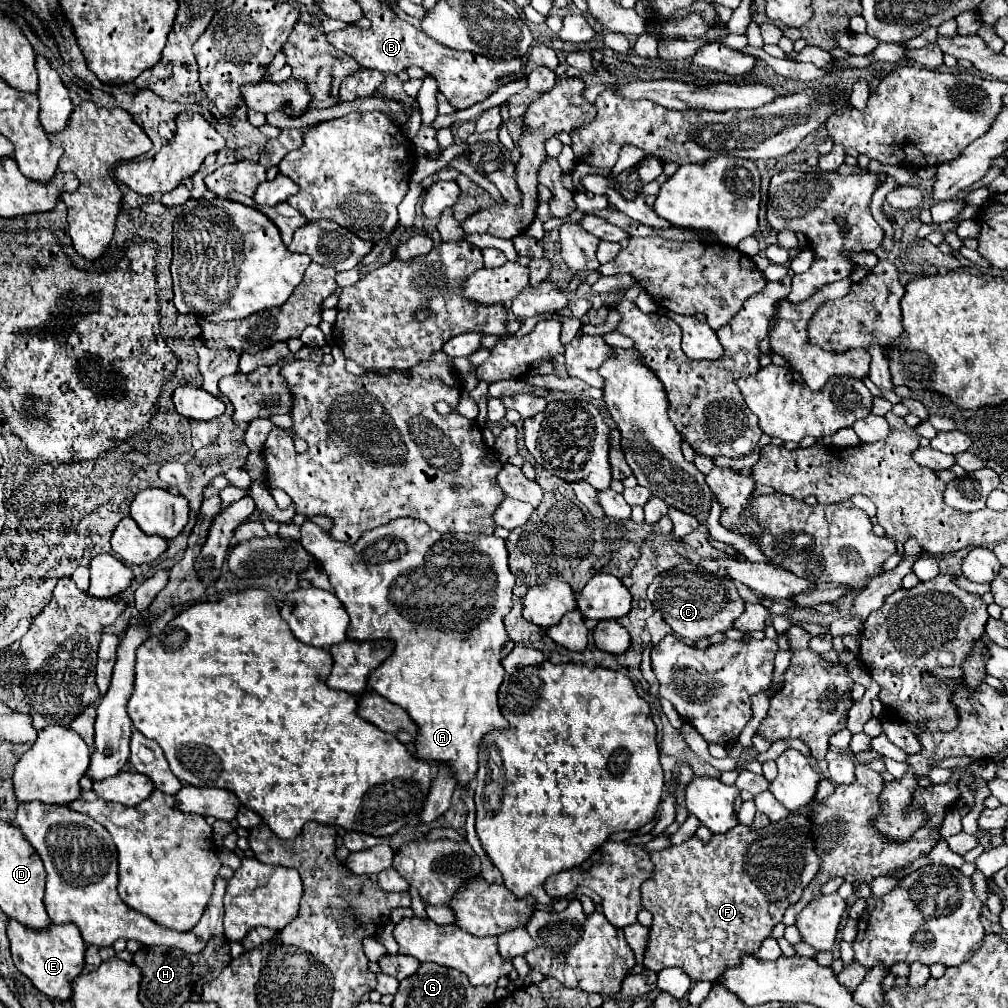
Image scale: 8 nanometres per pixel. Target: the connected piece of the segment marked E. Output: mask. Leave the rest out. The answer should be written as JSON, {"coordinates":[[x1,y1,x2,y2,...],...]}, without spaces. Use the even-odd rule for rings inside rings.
{"coordinates":[[8,919,8,939,16,969,22,971,36,985,36,989,40,989,52,1001,68,1001,72,993,70,983,84,969,84,951,86,951,86,945,76,925,50,923,48,929,28,929,18,921]]}

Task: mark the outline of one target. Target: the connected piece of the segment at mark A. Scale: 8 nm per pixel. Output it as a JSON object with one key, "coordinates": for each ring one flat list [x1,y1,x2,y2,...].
{"coordinates":[[398,517,392,519,388,525,380,525,372,531,364,531,362,537,356,543,344,543,344,541,336,541,334,537,330,537,326,531,322,531,318,525,314,525,312,521,306,521,302,525,302,539,300,539,302,547,320,563,320,567,326,571,330,585,334,589,334,595,338,597,338,601,346,607,348,615,350,615,350,629,348,629,348,641,378,641,378,639,392,639,394,641,394,651,392,655,368,675,368,687,374,689,378,695,386,697,390,703,400,705,410,719,416,723,418,727,418,735,414,739,414,757,422,759,422,761,432,761,434,765,448,765,452,769,452,777,456,779,456,783,460,787,468,787,470,781,474,779,476,771,478,771,478,747,480,741,494,729,508,729,508,721,502,717,500,709,498,709,498,687,504,681,504,667,500,663,502,659,502,647,506,643,506,629,504,629,504,615,512,609,512,587,514,587,514,575,508,569,508,551,504,545,504,539,496,537,496,535,472,535,472,533,438,533,434,529,430,529,428,525,424,525,422,521,414,519,414,517]]}

